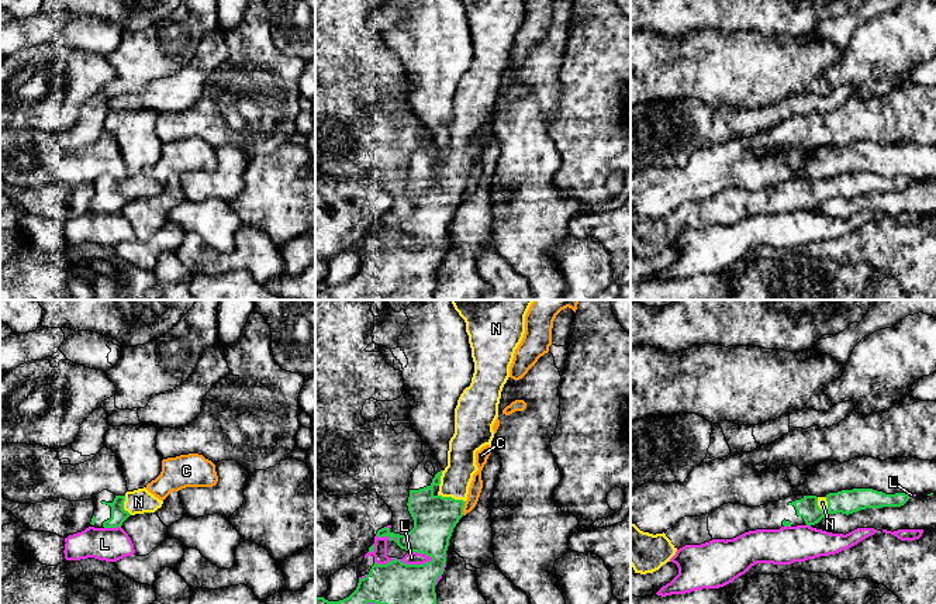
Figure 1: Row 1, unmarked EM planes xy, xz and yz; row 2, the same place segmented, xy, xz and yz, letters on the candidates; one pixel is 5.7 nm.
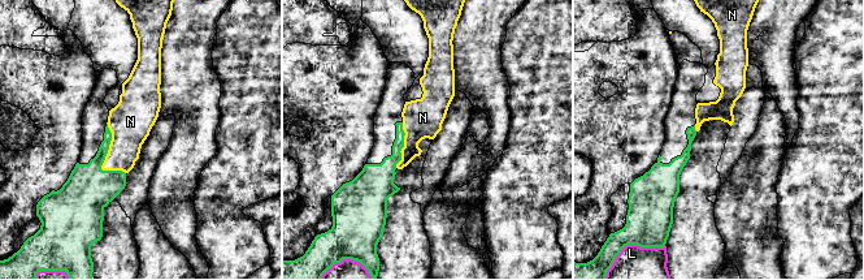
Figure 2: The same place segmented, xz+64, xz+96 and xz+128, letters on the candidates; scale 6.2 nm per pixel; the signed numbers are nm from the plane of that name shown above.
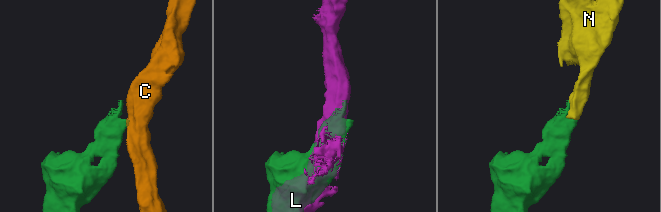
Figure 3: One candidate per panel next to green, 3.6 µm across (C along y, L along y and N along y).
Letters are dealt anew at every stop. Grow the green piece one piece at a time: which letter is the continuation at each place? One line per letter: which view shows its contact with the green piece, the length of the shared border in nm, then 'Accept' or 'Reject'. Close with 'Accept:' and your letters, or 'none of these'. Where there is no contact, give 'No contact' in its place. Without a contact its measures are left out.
C: Touches green in xz. Shared border 80 nm. Reject
L: Touches green in xz. Shared border 200 nm. Reject
N: Touches green in xz. Shared border 170 nm. Accept
Accept: N

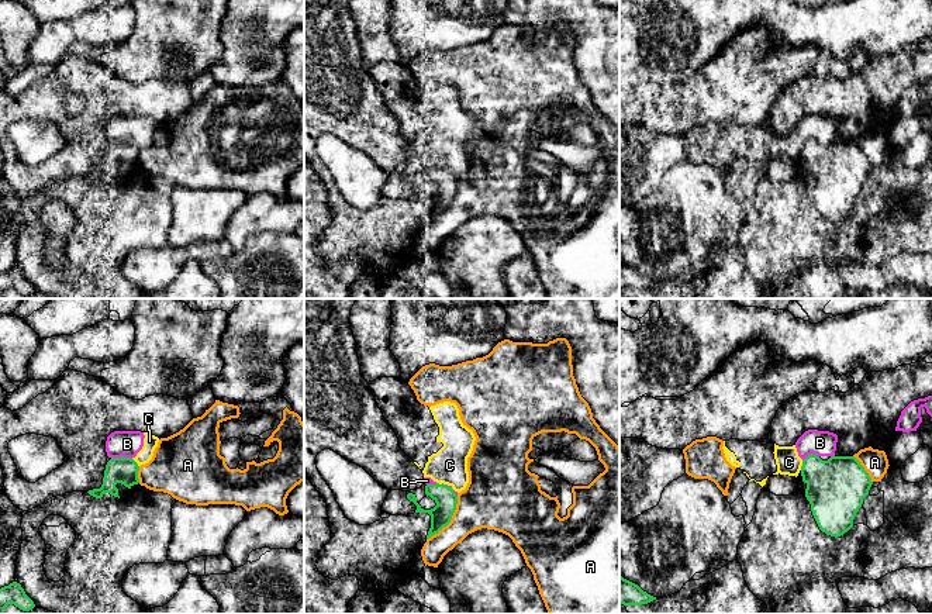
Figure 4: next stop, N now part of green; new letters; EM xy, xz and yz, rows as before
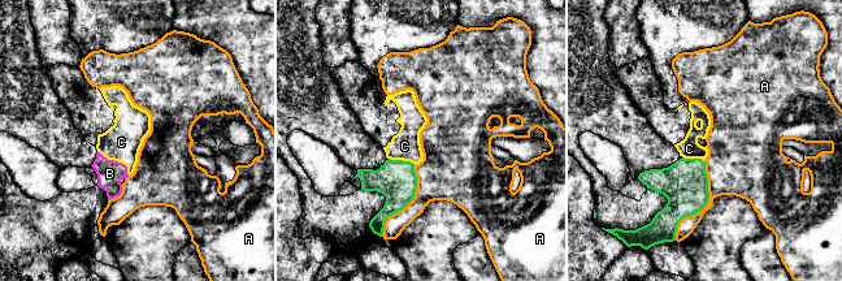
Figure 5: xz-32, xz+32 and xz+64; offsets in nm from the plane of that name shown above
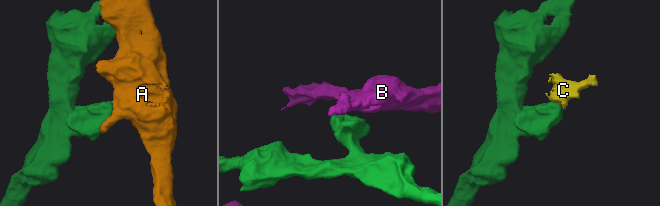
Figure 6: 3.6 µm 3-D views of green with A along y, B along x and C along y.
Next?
A: Touches green in xz. Shared border 320 nm. Reject
B: Touches green in xy. Shared border 120 nm. Reject
C: Touches green in yz. Shared border 60 nm. Reject
Accept: none of these

